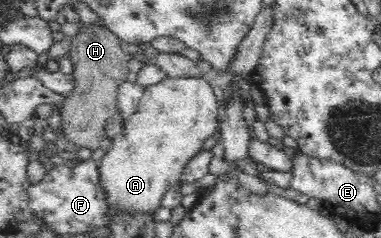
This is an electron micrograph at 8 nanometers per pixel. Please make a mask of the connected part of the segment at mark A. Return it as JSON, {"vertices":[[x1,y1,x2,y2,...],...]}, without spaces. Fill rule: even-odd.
{"vertices":[[167,77,158,85,154,84,153,86,146,87,143,90,143,96,138,106,138,111,125,120,123,129,111,140,111,146,109,150,105,152,104,158,102,158,102,164,99,166,99,179,101,180,100,188,104,188,108,196,108,203,110,203,110,218,120,207,132,209,132,211,136,212,146,211,146,213,152,213,158,210,159,202,162,200,162,197,179,184,179,179,180,176,182,176,184,167,198,154,198,152,203,150,202,146,204,146,204,142,206,142,208,138,218,137,222,108,223,105,216,100,214,87,212,87,212,84,208,84,202,77]]}

